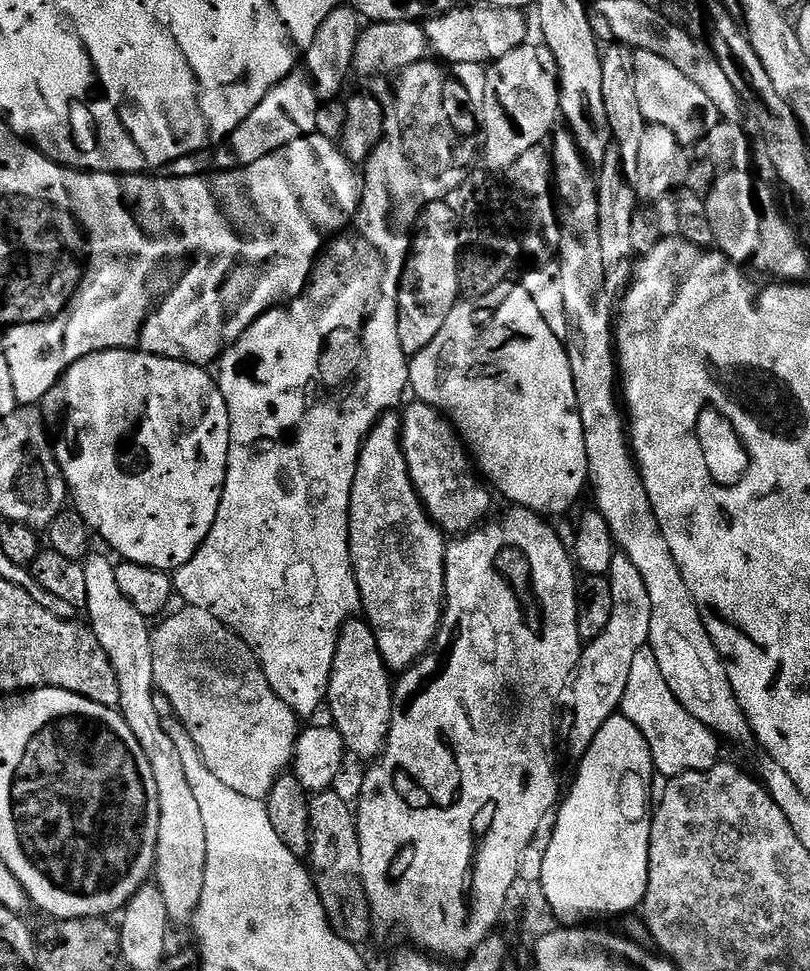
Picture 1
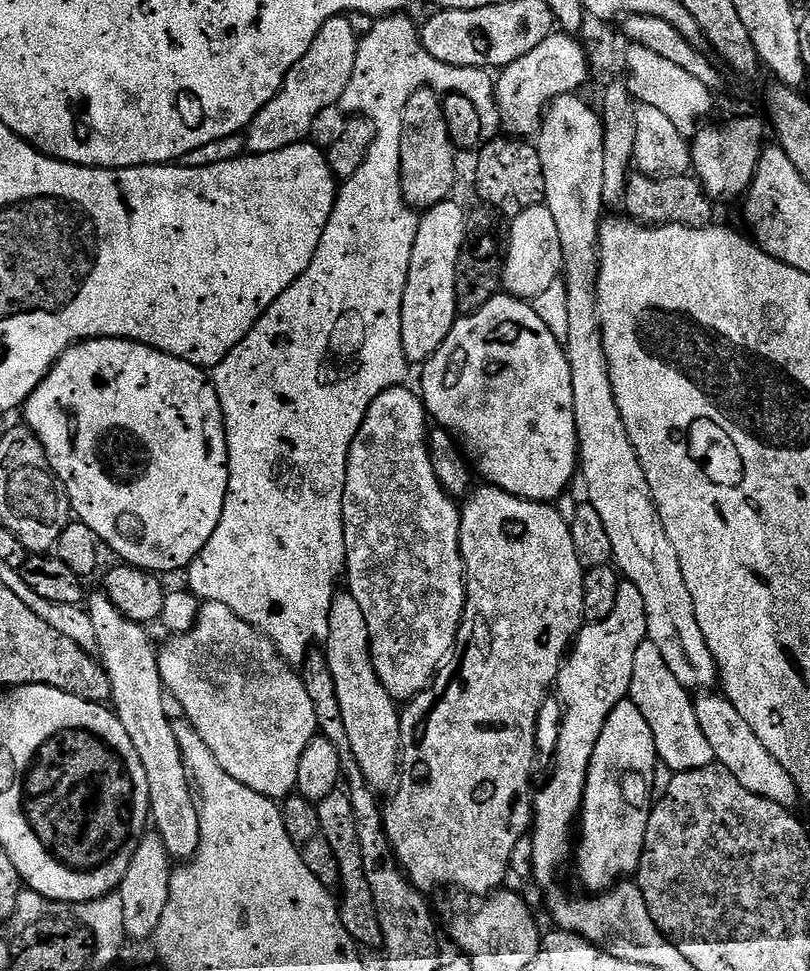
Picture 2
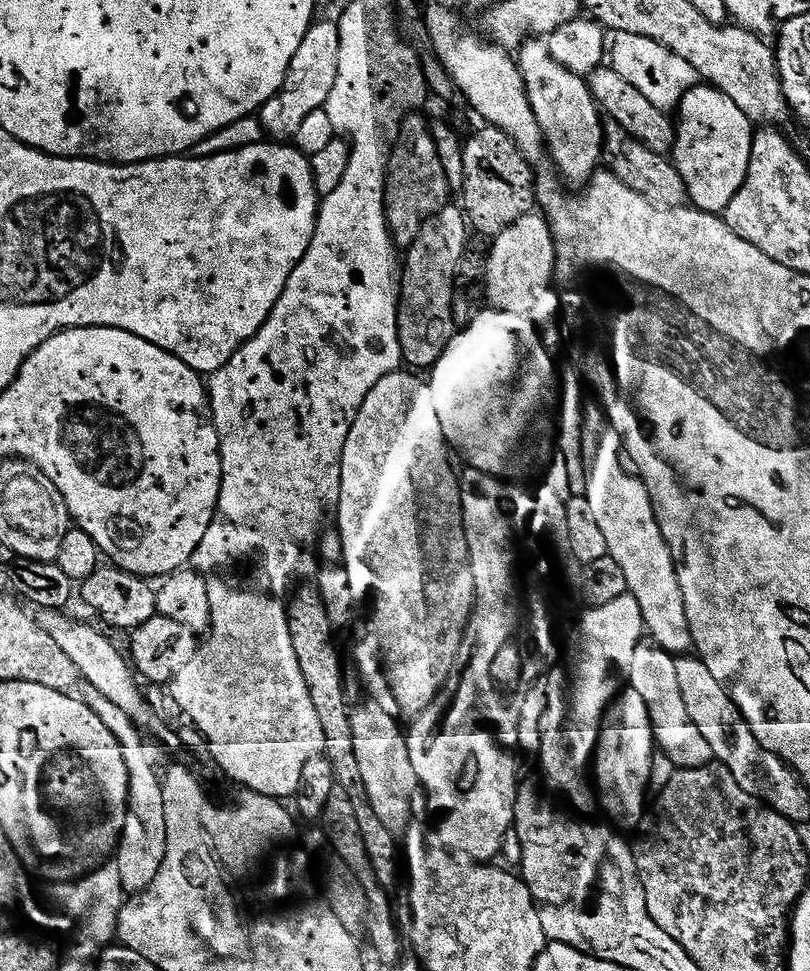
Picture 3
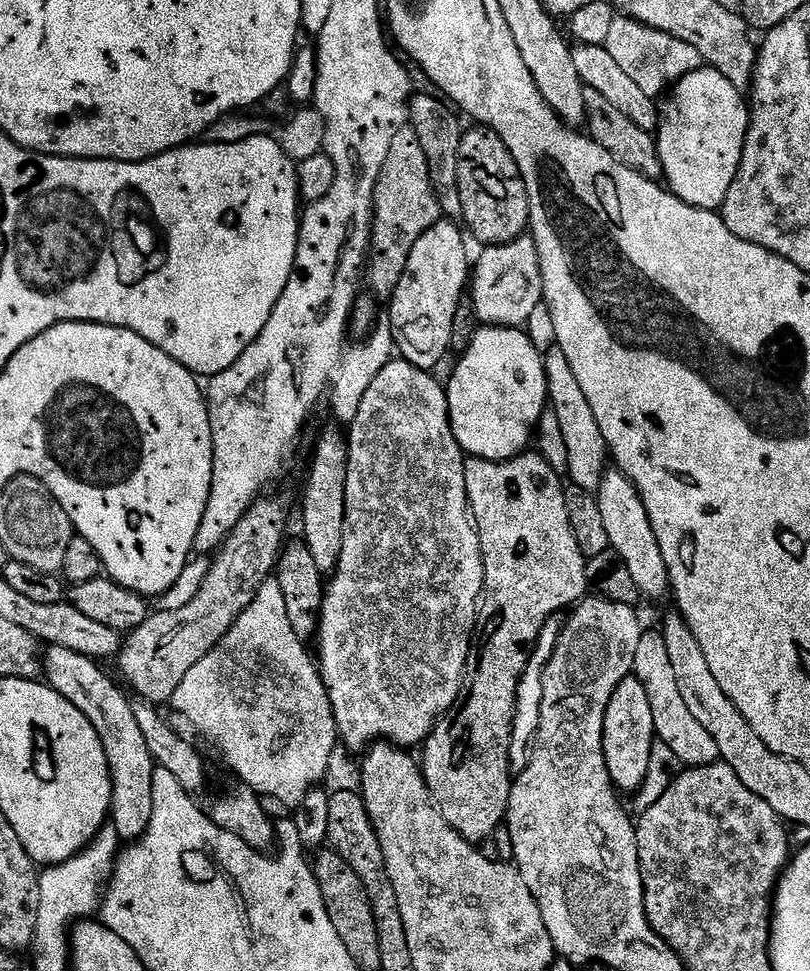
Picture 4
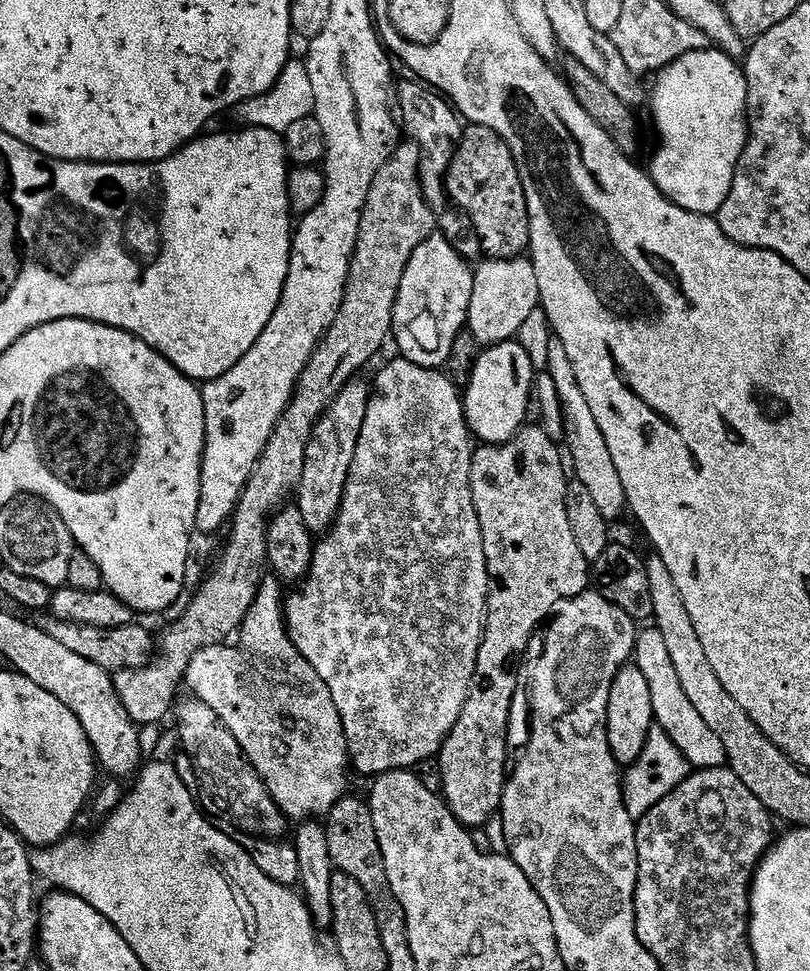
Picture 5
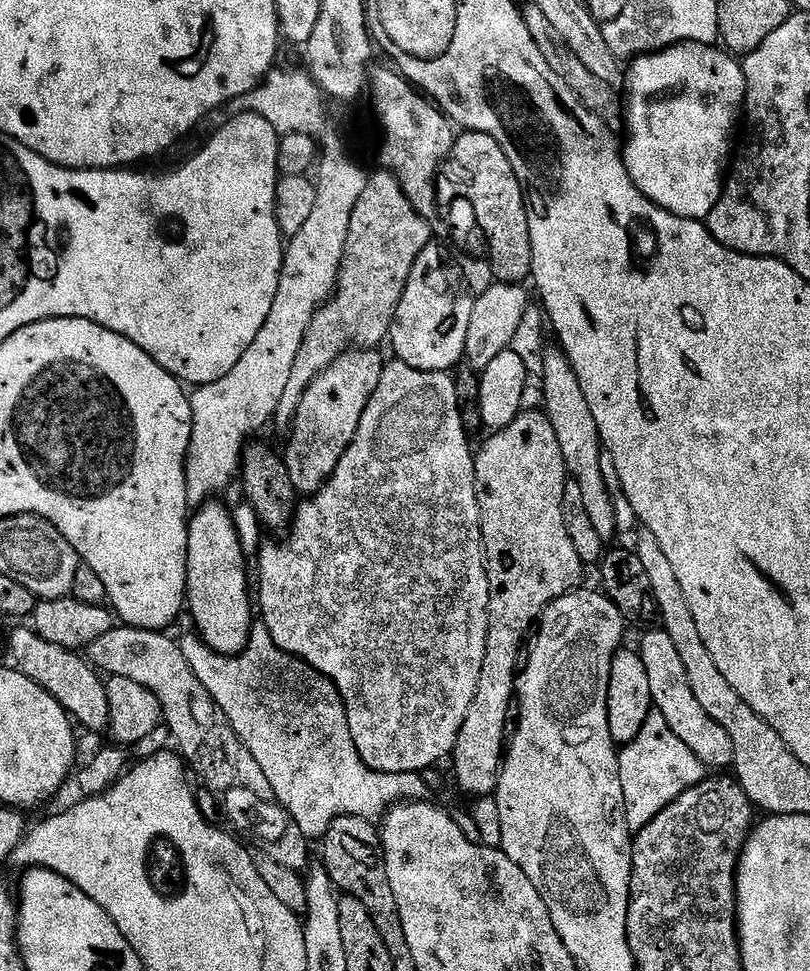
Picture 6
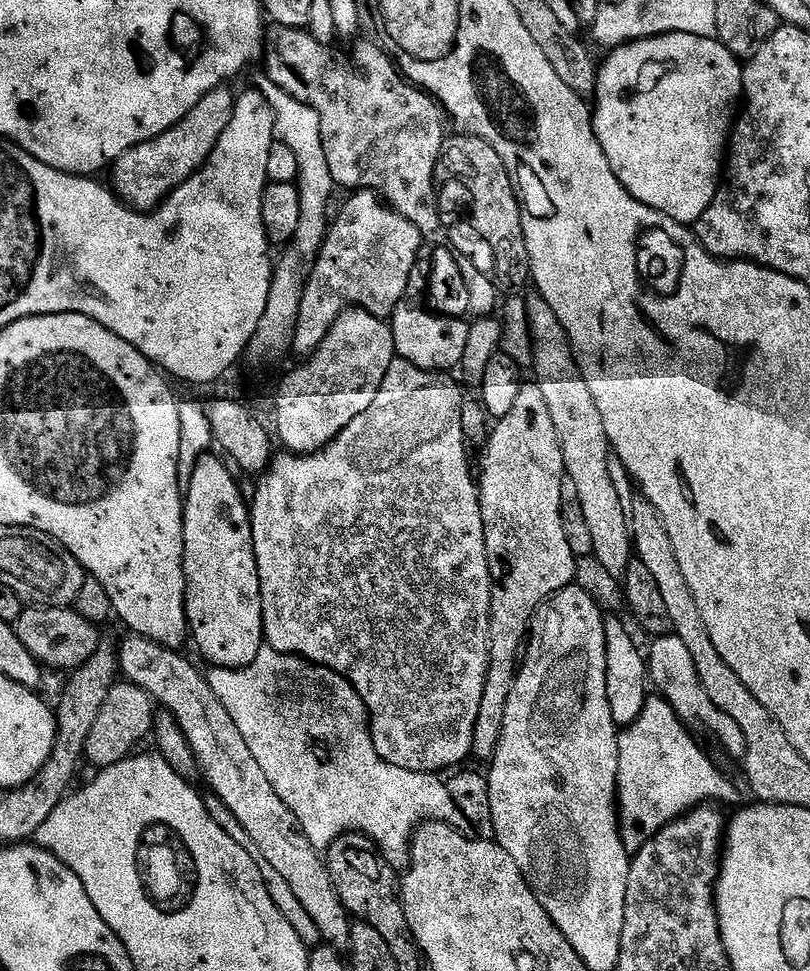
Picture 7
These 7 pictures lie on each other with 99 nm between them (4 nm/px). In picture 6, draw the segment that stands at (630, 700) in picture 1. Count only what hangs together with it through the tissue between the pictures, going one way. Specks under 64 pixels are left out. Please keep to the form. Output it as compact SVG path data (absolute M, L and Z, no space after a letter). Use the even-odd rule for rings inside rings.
M656 626L653 632L648 632L640 640L638 651L642 658L642 666L646 666L646 674L650 677L650 694L655 711L666 718L670 730L678 734L698 754L698 758L708 770L728 770L732 768L734 758L734 742L730 742L730 734L702 710L698 698L694 698L694 690L690 690L690 678L686 678L686 666L682 666L682 657L674 646L674 638L665 632L663 627Z

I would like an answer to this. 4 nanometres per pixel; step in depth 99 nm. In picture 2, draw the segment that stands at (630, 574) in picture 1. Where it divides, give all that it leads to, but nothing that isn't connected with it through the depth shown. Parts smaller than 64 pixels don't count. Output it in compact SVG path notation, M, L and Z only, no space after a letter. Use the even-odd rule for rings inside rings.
M627 582L621 583L618 590L618 602L614 602L614 610L605 620L588 622L581 627L574 637L574 643L560 665L560 674L556 677L555 691L560 691L560 704L564 707L564 717L560 720L560 733L556 736L556 761L552 764L552 777L544 784L544 789L534 796L534 819L530 829L533 840L534 856L532 876L542 887L548 888L556 880L556 867L574 852L574 825L580 815L580 807L584 801L586 778L590 758L594 754L594 746L598 742L598 734L602 734L602 726L606 726L606 718L618 702L628 696L630 678L634 670L634 654L642 641L648 639L648 623L646 622L646 602L642 602L642 594L638 586Z

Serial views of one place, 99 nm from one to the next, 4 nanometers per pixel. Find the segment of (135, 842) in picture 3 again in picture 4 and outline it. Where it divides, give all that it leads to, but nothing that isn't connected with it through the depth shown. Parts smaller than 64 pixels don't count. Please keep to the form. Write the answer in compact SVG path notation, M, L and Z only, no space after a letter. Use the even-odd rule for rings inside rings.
M49 647L42 668L46 673L46 683L62 694L66 702L74 702L74 706L78 706L78 710L90 718L90 726L98 730L98 738L102 738L102 750L106 750L106 762L112 775L110 822L118 830L121 841L139 840L150 826L154 814L154 774L157 765L146 746L146 737L138 726L138 718L134 718L129 693L123 687L120 689L100 669L103 667L97 661L74 654L74 650Z

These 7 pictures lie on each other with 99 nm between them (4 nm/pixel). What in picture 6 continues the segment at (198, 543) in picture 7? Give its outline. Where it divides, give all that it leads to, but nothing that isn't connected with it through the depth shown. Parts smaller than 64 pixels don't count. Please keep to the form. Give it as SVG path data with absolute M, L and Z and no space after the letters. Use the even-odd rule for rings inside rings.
M204 502L200 512L193 511L188 522L188 595L186 608L192 611L195 631L208 647L223 656L237 656L248 646L254 623L254 596L248 593L248 560L244 557L244 544L236 529L236 520L224 504Z

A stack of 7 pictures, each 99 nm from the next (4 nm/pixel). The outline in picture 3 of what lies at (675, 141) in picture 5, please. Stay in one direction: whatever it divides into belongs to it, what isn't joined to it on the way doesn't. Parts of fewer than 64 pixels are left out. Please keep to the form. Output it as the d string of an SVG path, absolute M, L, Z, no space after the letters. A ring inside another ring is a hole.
M701 82L684 95L678 109L676 147L672 149L670 156L676 165L678 174L682 174L682 182L686 182L691 207L699 208L702 212L722 214L726 206L730 206L734 194L738 194L738 190L742 190L742 182L746 182L753 135L752 120L746 118L746 114L742 114L738 106L734 106L734 102L726 93L713 88L711 84Z

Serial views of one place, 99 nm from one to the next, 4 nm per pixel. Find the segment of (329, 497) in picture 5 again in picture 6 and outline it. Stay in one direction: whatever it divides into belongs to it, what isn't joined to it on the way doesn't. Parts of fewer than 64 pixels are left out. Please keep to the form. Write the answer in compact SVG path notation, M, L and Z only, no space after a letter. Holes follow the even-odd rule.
M353 348L343 352L302 394L302 402L287 437L288 449L283 449L284 465L294 482L294 490L304 498L314 496L334 474L342 454L358 434L358 422L370 406L370 398L382 382L386 363L379 351Z

